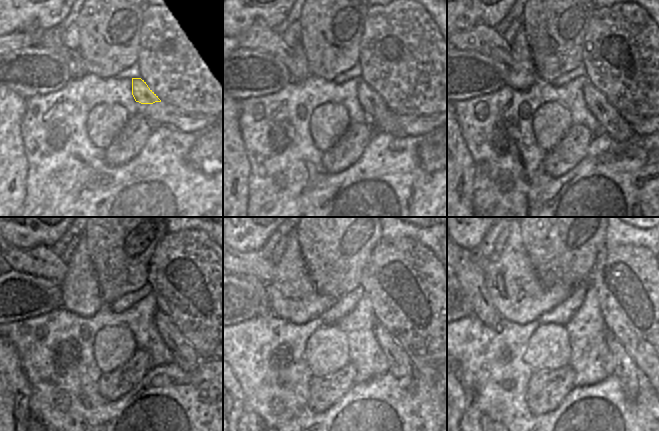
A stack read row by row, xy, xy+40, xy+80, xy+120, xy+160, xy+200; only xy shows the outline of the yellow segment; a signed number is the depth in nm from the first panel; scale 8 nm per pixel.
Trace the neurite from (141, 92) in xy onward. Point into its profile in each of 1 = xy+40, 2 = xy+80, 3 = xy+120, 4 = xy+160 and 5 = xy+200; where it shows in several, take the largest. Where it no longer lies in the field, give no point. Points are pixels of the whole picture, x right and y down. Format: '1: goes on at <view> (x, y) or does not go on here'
1: goes on at xy+40 (383, 119)
2: goes on at xy+80 (611, 122)
3: goes on at xy+120 (163, 349)
4: goes on at xy+160 (400, 365)
5: goes on at xy+200 (625, 369)

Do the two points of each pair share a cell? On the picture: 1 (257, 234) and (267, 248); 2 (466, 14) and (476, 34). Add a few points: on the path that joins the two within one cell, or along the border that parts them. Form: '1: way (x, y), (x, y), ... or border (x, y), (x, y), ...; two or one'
1: border (277, 229), (258, 250); two
2: border (494, 26), (475, 24), (457, 32); two

